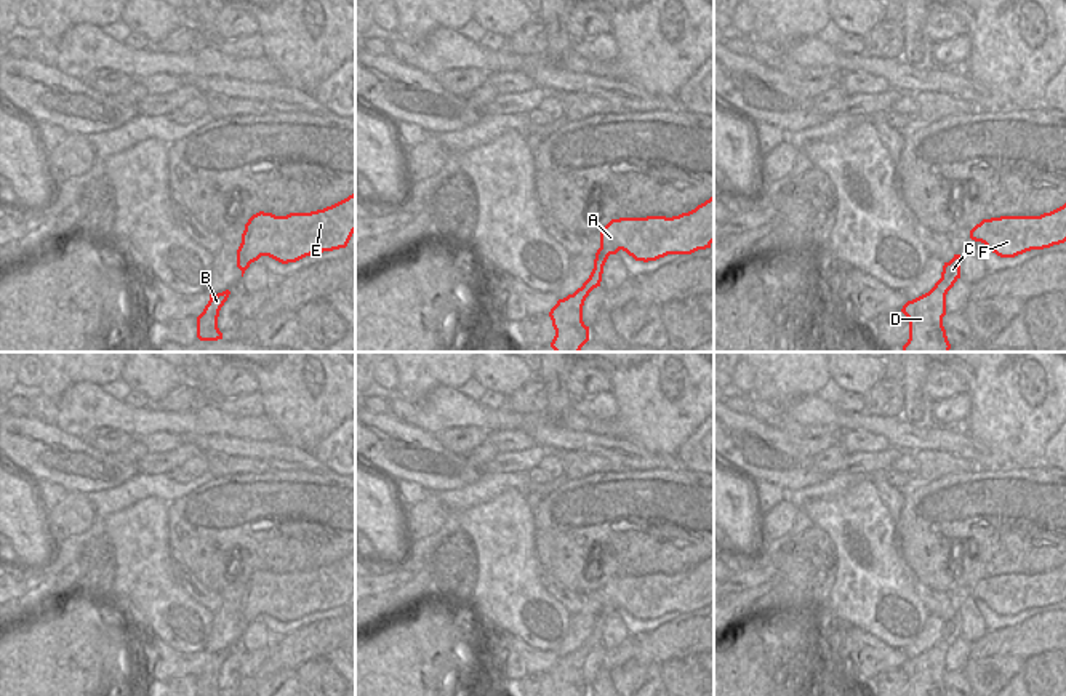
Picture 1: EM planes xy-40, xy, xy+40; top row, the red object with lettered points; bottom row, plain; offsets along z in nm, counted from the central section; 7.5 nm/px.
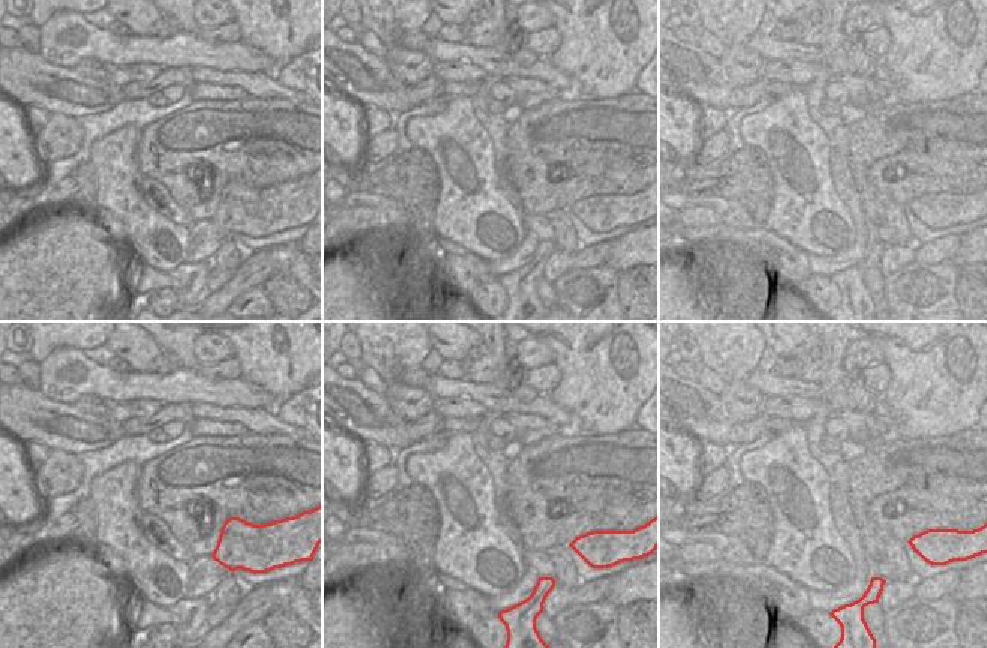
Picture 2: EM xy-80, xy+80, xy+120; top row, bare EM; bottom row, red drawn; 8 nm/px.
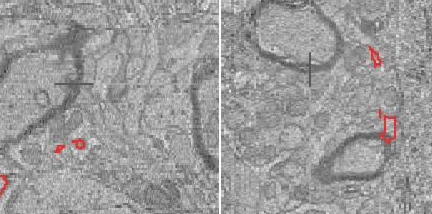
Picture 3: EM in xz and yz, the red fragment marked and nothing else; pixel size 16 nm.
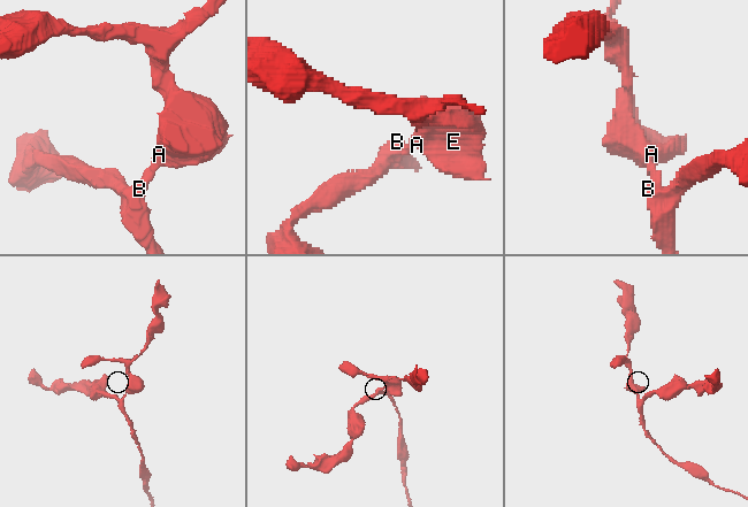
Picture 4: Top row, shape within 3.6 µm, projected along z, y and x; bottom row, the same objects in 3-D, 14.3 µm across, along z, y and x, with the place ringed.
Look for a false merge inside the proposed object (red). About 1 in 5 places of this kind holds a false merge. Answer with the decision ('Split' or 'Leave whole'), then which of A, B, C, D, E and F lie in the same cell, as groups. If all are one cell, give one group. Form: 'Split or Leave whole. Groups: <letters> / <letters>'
Leave whole. Groups: A B C D E F.

